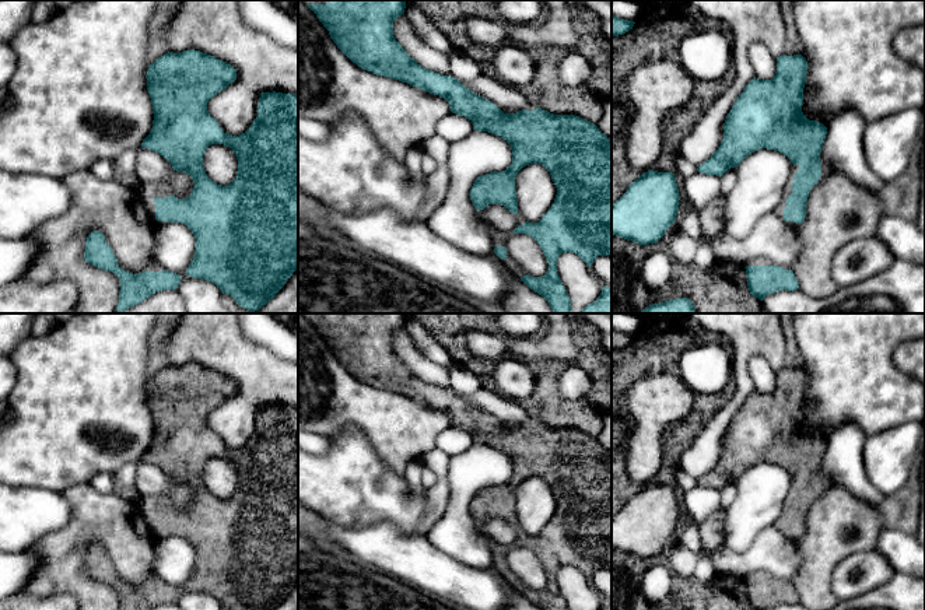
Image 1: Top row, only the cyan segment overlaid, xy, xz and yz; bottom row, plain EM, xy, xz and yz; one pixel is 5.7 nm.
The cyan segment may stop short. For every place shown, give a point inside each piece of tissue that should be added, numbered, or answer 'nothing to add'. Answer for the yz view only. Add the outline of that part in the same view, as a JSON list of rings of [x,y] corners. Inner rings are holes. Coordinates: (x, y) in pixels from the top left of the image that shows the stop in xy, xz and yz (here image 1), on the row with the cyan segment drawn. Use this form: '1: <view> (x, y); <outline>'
1: yz (778, 211); [[[792,164],[792,173],[786,182],[785,190],[784,190],[784,196],[779,201],[779,204],[775,207],[774,214],[777,217],[779,217],[781,220],[784,220],[784,208],[786,206],[786,197],[792,194],[792,179],[795,178],[795,173],[799,171],[799,165],[793,165]]]
2: yz (756, 262); [[[753,259],[746,266],[774,266],[774,263],[767,259]]]

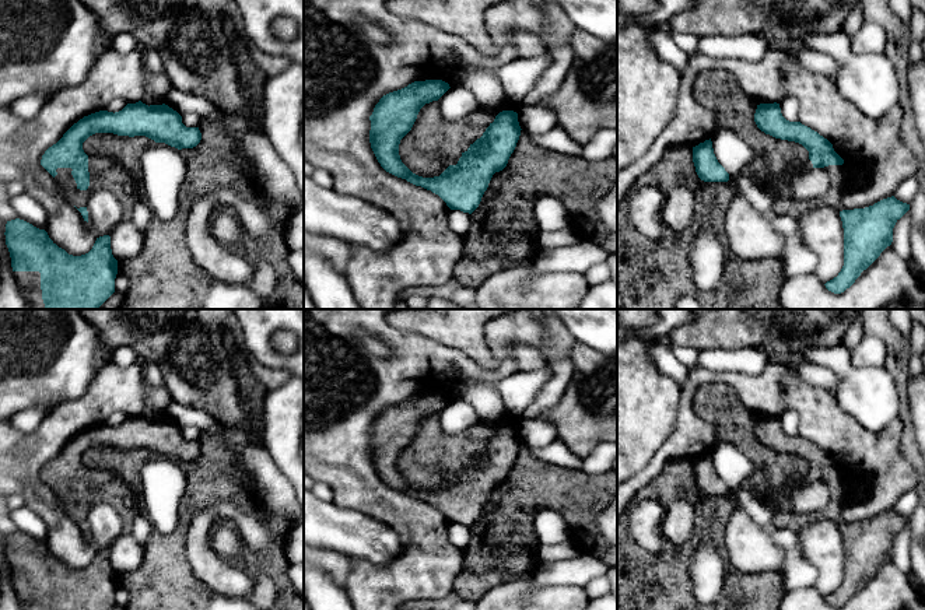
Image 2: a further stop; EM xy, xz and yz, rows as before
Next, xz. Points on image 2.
nothing to add

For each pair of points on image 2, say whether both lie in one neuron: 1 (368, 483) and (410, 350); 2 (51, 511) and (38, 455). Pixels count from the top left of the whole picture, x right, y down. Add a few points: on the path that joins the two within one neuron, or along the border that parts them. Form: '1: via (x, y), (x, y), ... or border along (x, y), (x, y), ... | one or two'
1: via (357, 449), (357, 416), (388, 384) | one
2: via (39, 497), (34, 490), (34, 469) | one

